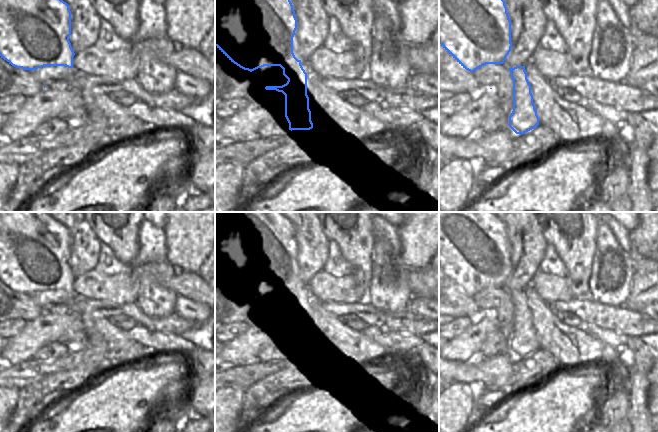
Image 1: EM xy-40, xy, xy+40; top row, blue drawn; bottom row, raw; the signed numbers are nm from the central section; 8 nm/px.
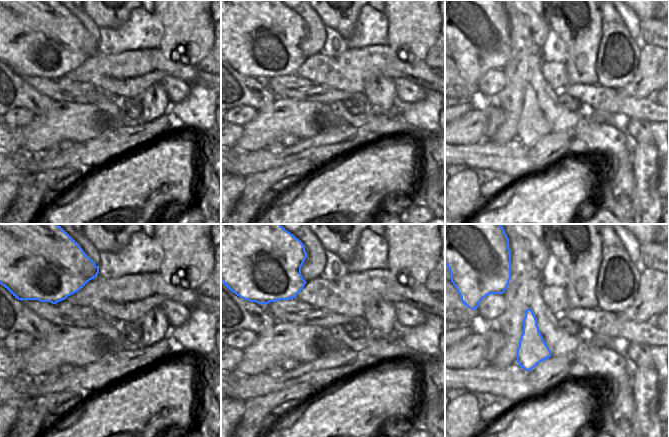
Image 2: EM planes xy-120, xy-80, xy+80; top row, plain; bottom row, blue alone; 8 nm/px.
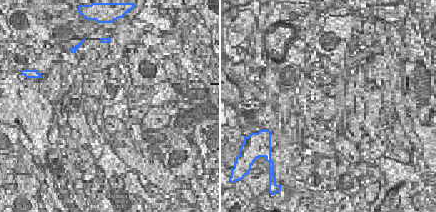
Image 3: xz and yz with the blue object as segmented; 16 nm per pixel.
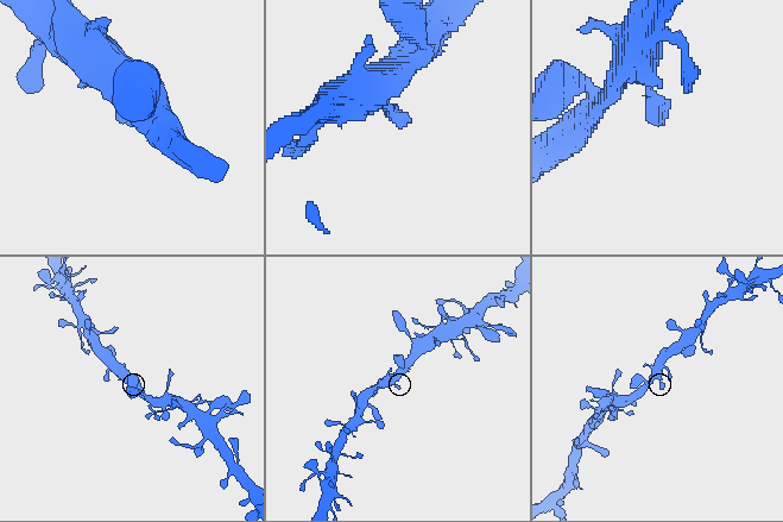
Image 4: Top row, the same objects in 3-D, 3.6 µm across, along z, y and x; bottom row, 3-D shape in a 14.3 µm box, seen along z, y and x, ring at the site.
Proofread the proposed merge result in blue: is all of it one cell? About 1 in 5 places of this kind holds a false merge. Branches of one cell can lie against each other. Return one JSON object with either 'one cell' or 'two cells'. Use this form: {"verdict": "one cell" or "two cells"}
{"verdict": "one cell"}

